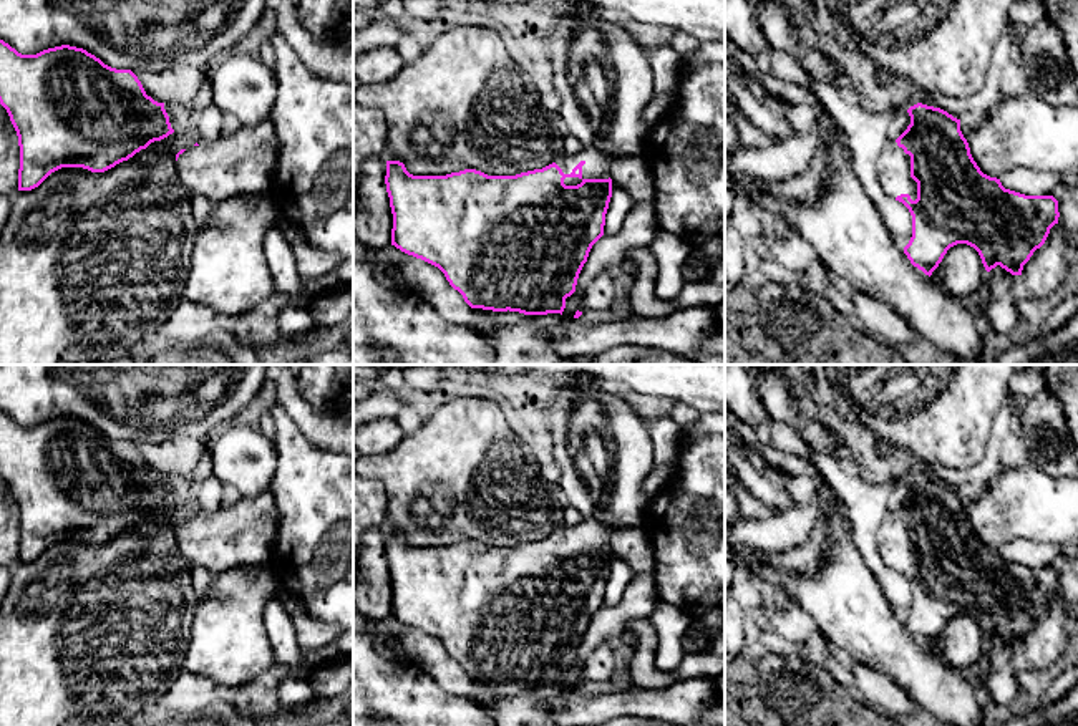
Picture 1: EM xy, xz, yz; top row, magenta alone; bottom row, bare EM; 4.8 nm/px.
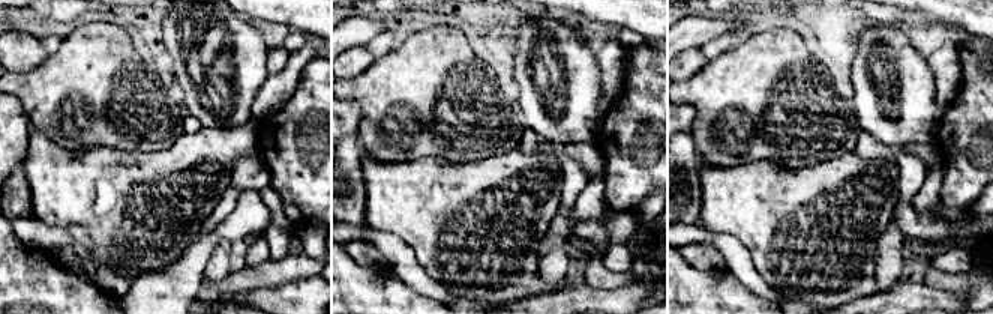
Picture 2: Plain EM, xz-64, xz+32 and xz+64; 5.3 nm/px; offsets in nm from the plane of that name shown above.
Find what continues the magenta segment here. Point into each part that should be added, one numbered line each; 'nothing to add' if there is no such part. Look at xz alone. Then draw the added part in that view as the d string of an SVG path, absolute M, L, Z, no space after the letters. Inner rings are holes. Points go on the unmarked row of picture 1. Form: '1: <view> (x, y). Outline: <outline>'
1: xz (597, 536). Outline: M582 519L575 525L562 525L556 530L556 535L567 547L564 550L566 557L577 557L584 550L609 550L610 537L617 530L627 530L629 527L607 527L600 522Z

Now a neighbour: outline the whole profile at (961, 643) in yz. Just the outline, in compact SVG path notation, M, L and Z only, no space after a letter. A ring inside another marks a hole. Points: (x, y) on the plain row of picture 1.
M957 615L947 622L939 638L927 650L962 673L972 665L983 663L987 641L974 618Z

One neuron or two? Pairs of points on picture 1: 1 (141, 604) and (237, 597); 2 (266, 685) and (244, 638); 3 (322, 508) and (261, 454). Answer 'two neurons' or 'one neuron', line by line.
1: two neurons
2: two neurons
3: two neurons

